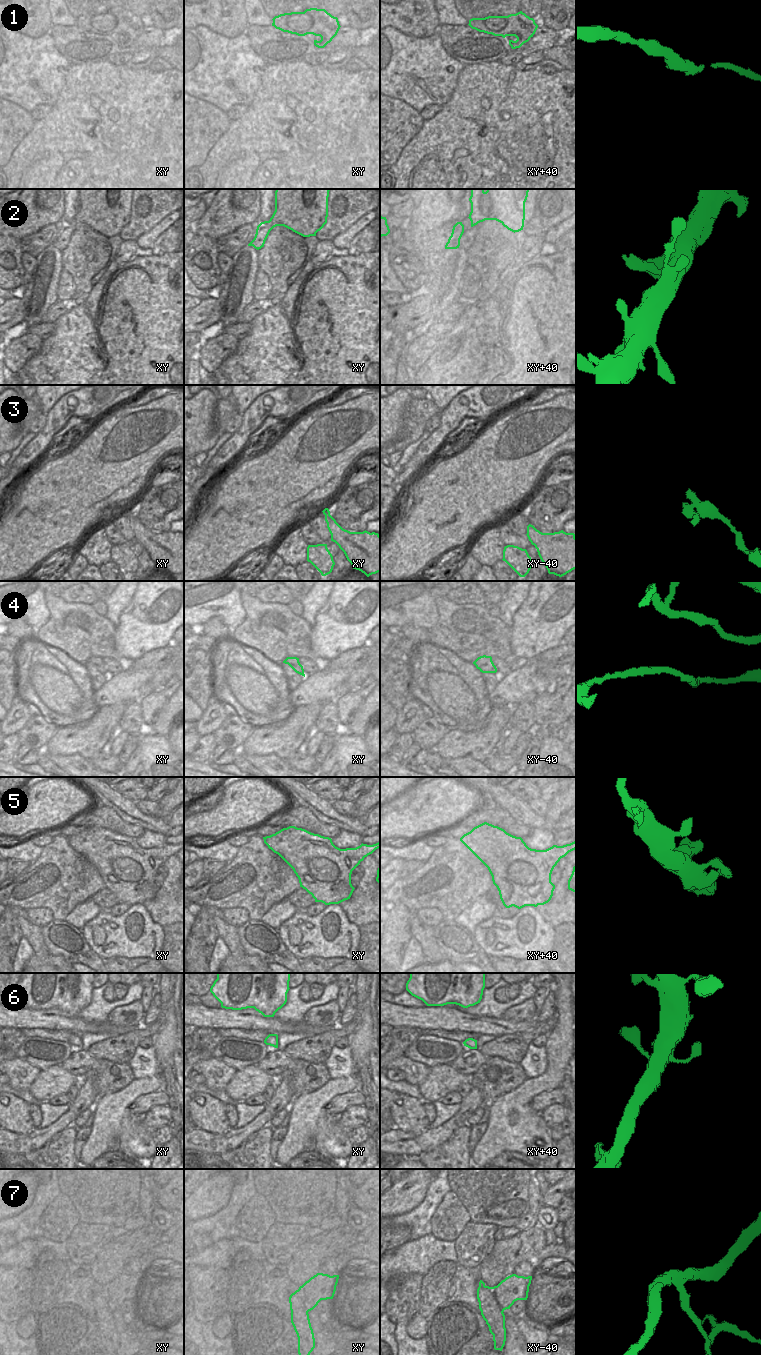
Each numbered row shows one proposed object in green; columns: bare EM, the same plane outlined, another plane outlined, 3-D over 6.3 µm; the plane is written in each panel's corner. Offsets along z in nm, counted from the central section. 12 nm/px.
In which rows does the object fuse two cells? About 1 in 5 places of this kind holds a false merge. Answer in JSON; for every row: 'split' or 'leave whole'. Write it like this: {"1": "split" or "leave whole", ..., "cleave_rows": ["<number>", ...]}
{"1": "leave whole", "2": "leave whole", "3": "split", "4": "leave whole", "5": "leave whole", "6": "leave whole", "7": "leave whole", "cleave_rows": ["3"]}

